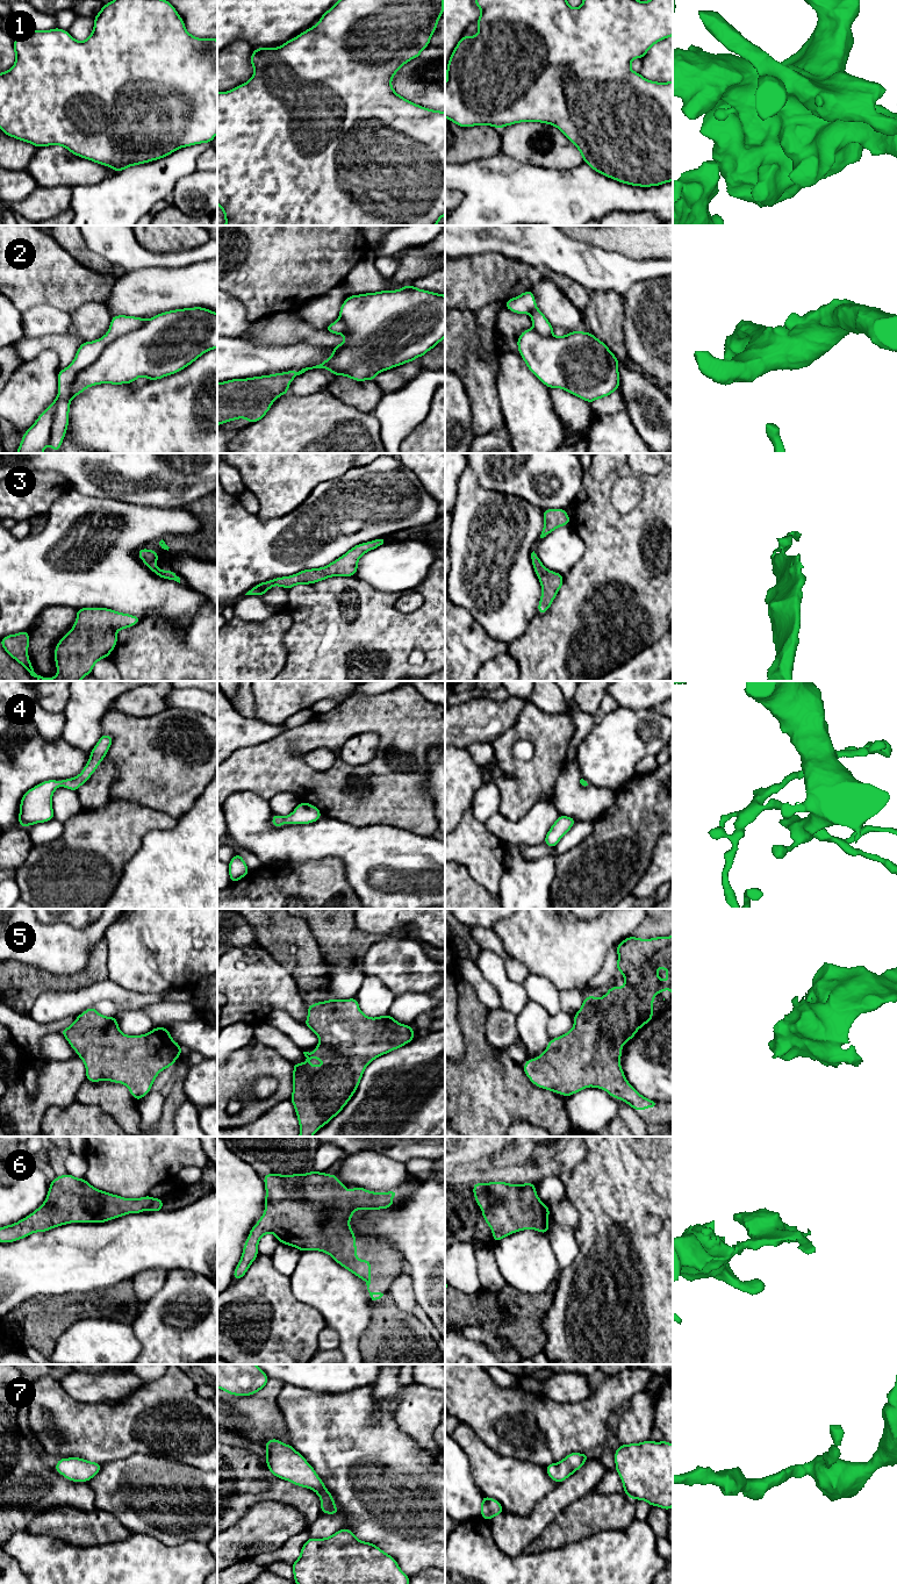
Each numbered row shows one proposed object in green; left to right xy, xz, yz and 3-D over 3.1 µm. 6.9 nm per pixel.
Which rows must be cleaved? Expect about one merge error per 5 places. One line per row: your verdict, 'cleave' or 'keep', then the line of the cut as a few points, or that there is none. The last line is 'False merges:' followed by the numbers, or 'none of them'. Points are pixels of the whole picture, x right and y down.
1: keep; no cut
2: keep; no cut
3: keep; no cut
4: keep; no cut
5: keep; no cut
6: keep; no cut
7: keep; no cut
False merges: none of them

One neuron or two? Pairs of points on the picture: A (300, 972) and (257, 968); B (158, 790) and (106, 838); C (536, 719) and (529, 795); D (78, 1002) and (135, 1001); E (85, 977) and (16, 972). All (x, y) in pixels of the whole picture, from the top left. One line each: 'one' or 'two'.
A: two
B: two
C: one
D: one
E: one

